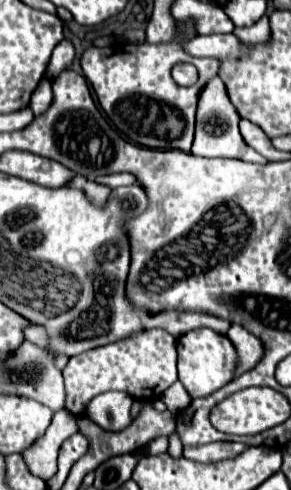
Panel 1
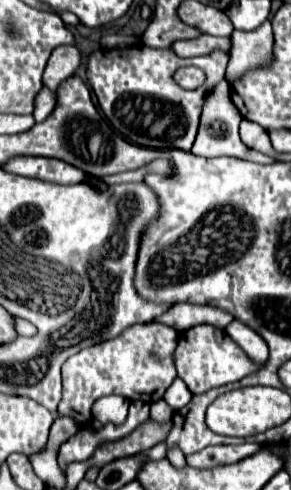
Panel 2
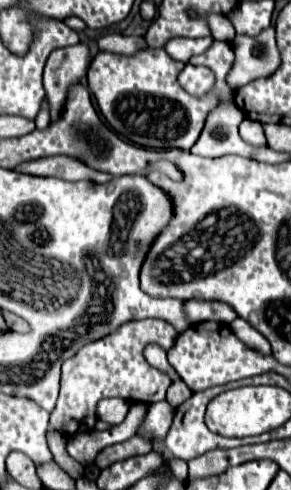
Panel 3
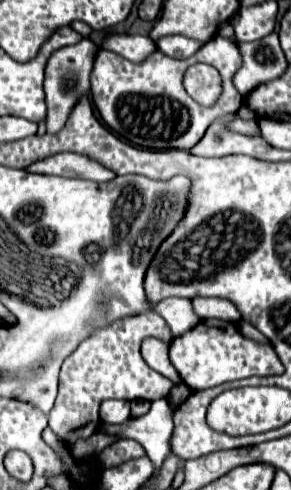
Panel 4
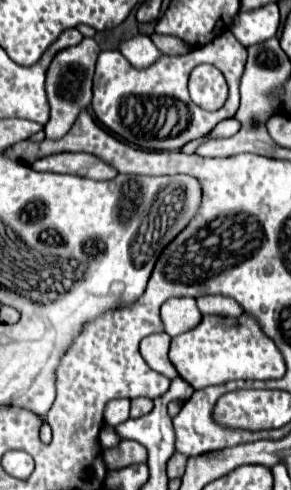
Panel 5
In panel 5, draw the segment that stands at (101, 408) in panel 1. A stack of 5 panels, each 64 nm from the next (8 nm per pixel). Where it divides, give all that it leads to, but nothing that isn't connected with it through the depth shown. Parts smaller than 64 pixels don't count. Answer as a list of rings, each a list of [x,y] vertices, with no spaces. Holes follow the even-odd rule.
[[[110,400],[104,410],[104,422],[110,426],[118,426],[130,418],[128,412],[130,412],[130,400]]]

